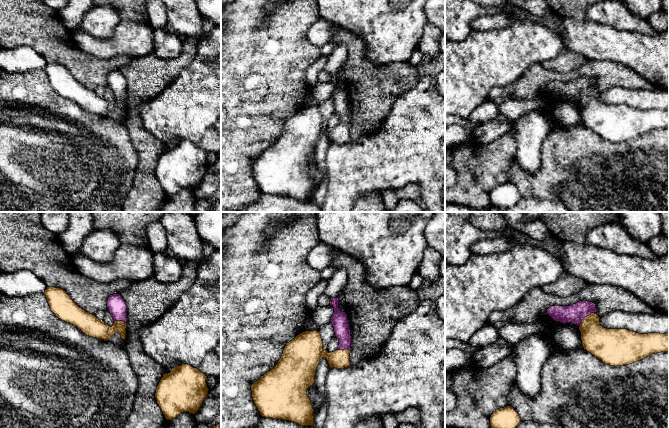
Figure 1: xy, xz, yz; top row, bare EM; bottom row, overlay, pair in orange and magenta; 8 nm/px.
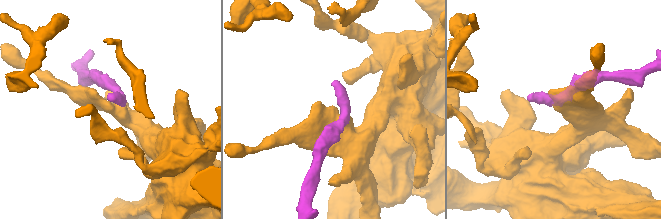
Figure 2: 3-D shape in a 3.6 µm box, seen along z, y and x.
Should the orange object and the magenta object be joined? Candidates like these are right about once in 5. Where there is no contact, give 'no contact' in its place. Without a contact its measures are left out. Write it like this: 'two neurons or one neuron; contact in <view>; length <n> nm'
one neuron; contact in yz; length 180 nm

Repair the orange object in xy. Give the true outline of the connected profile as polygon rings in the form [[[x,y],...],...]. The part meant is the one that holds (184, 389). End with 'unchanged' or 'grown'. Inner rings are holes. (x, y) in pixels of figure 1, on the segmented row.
[[[188,364],[174,367],[170,373],[163,375],[157,386],[155,398],[166,420],[174,419],[183,412],[194,415],[200,409],[209,391],[206,379],[204,373]]]; unchanged

